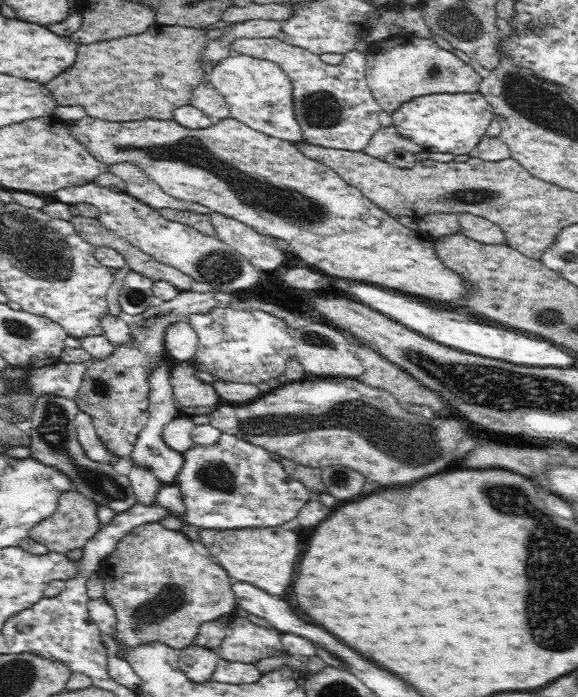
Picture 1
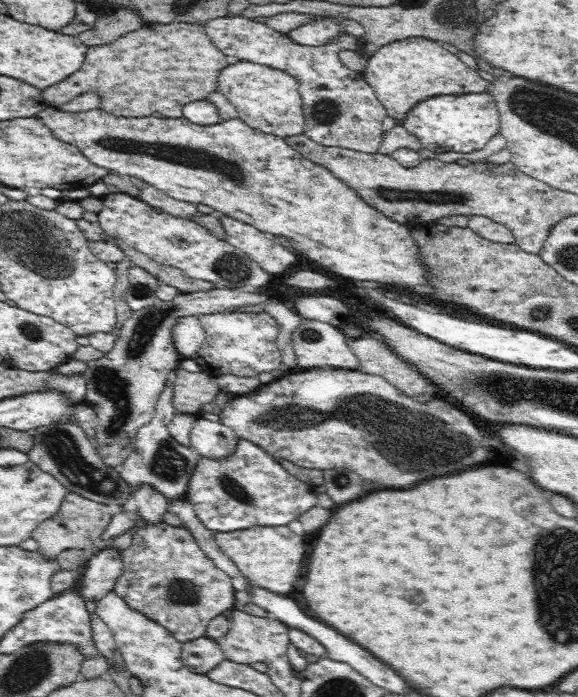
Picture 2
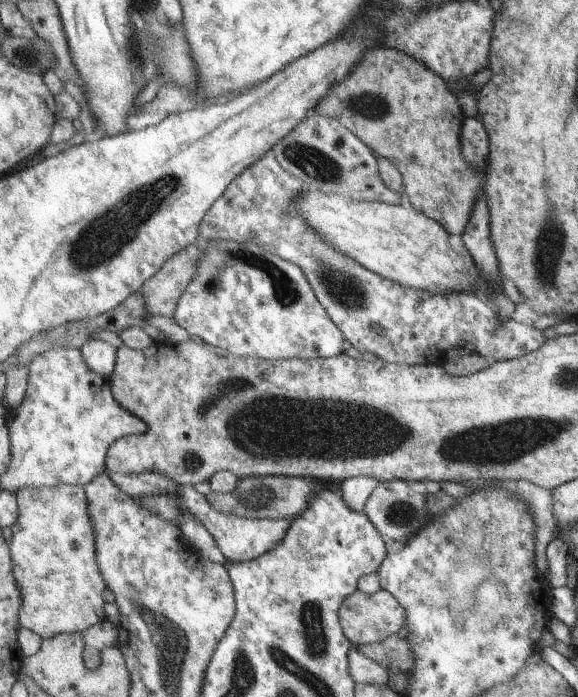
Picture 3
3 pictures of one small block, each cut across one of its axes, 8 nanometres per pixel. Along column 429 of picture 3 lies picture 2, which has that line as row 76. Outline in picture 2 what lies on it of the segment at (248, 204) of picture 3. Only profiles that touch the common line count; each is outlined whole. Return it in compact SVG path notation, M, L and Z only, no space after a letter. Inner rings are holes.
M229 14L205 22L205 29L214 45L225 55L240 61L275 67L292 75L299 85L304 109L304 134L318 144L376 154L382 146L384 130L382 123L387 116L385 106L377 99L363 73L352 72L340 61L344 50L361 51L360 40L350 33L342 32L328 44L301 45L268 23Z

